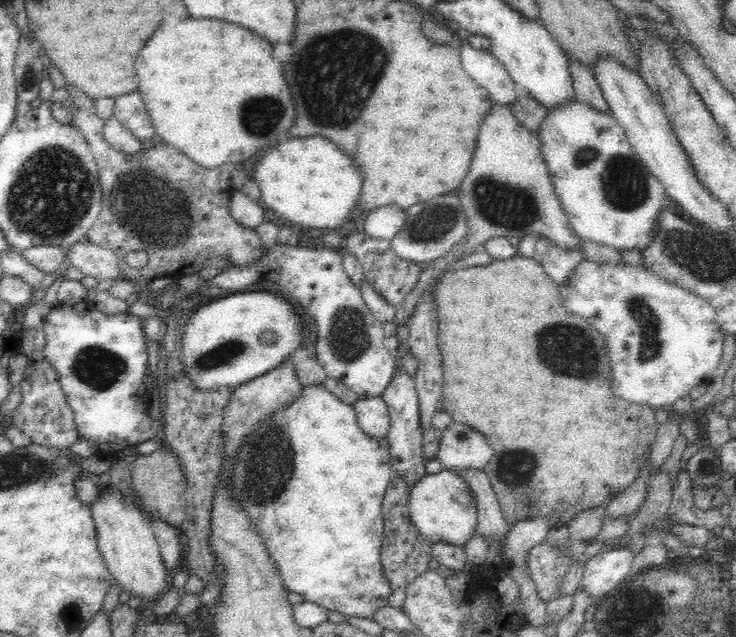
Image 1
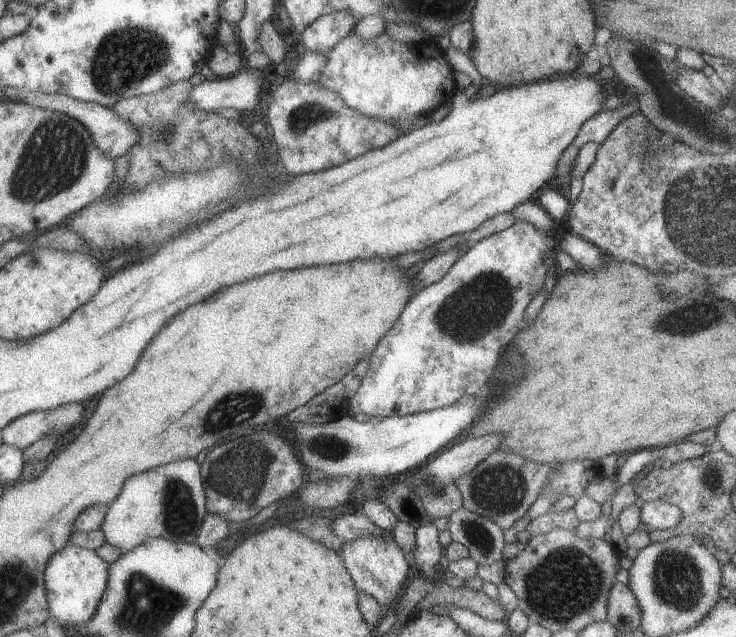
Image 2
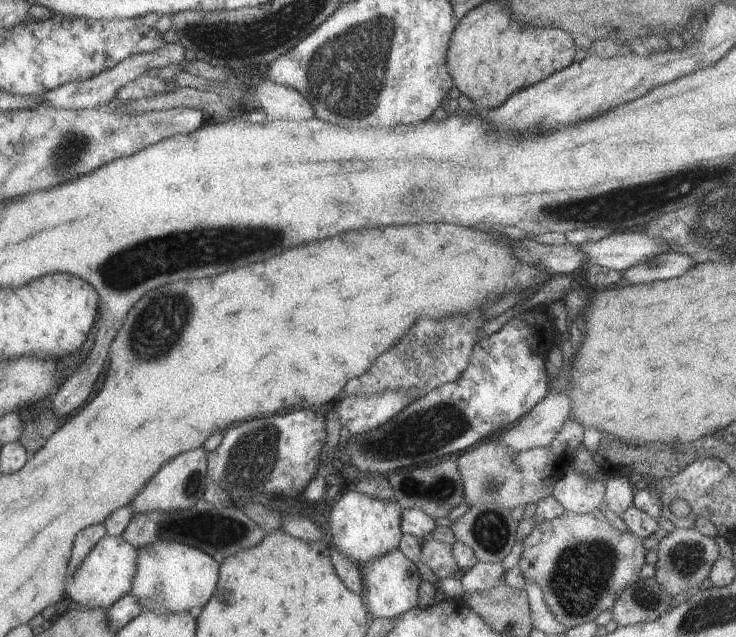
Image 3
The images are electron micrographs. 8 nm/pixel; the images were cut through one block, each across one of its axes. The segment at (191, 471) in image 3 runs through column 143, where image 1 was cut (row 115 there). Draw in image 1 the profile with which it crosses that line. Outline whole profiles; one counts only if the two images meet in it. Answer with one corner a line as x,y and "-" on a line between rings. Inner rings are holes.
491,102
488,114
478,128
470,172
455,195
460,199
470,231
444,256
430,261
430,264
420,271
417,286
414,286
404,299
394,324
399,325
410,318
422,298
429,294
433,285
441,278
440,274
452,268
458,258
483,248
484,241
489,238
522,239
527,234
536,232
546,236
556,245
580,251
578,235
574,233
559,198
553,192
550,173
540,153
539,136
536,131
524,128
510,112
508,105

